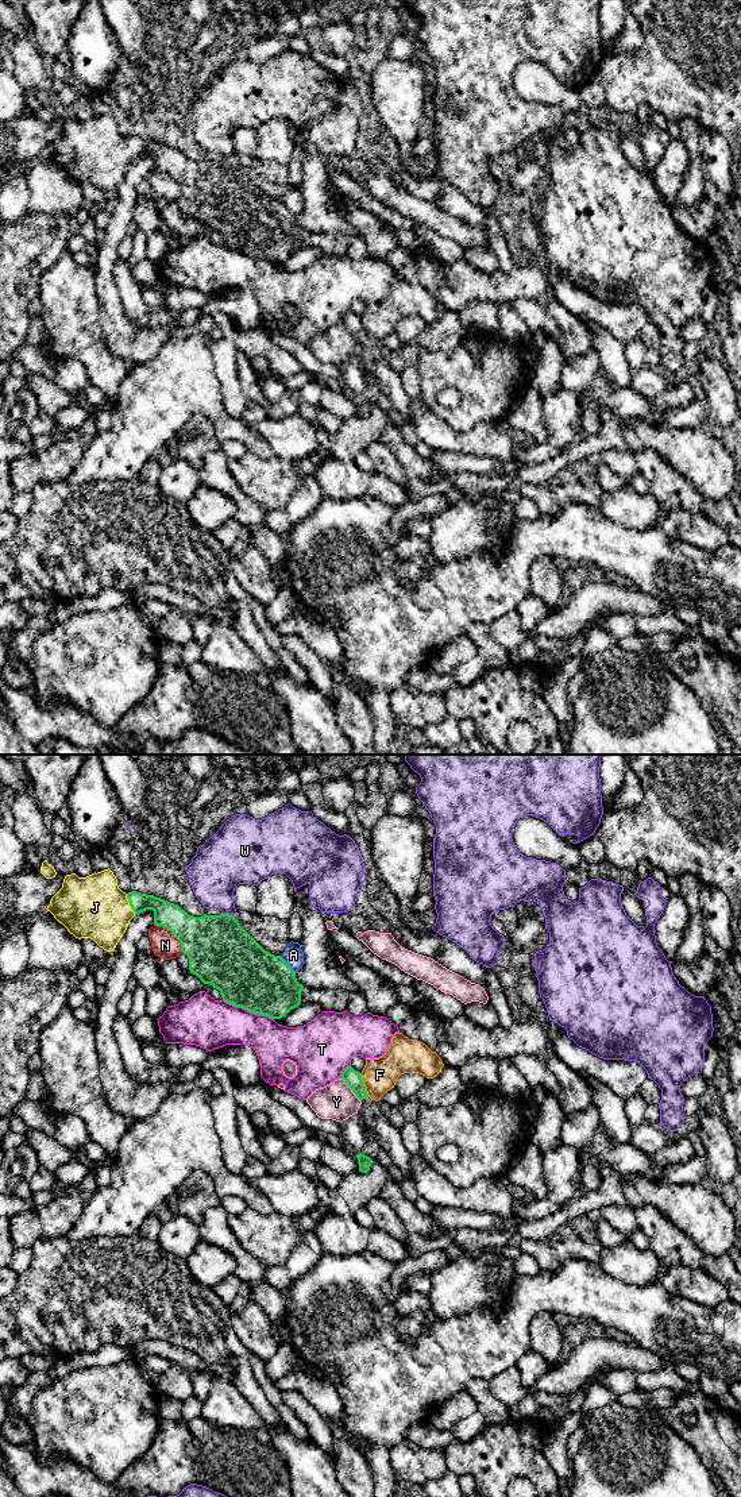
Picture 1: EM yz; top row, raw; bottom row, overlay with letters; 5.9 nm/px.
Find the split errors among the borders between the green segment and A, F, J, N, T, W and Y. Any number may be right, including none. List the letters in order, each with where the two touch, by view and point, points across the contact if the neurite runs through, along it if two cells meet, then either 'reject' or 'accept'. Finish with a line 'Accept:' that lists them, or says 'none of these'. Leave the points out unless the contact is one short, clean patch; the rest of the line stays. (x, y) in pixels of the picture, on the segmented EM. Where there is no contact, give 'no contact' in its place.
A: meets green in yz at (286, 964); reject
F: meets green in yz at (363, 1085); reject
J: meets green in yz at (130, 905); runs through yz (166, 914), (154, 903), (130, 905), (123, 907), (95, 907); accept
N: meets green in yz at (172, 933); reject
T: meets green in yz at (249, 1010); reject
W: meets green in yz at (228, 914); reject
Y: meets green in yz at (351, 1088); reject
Accept: J

